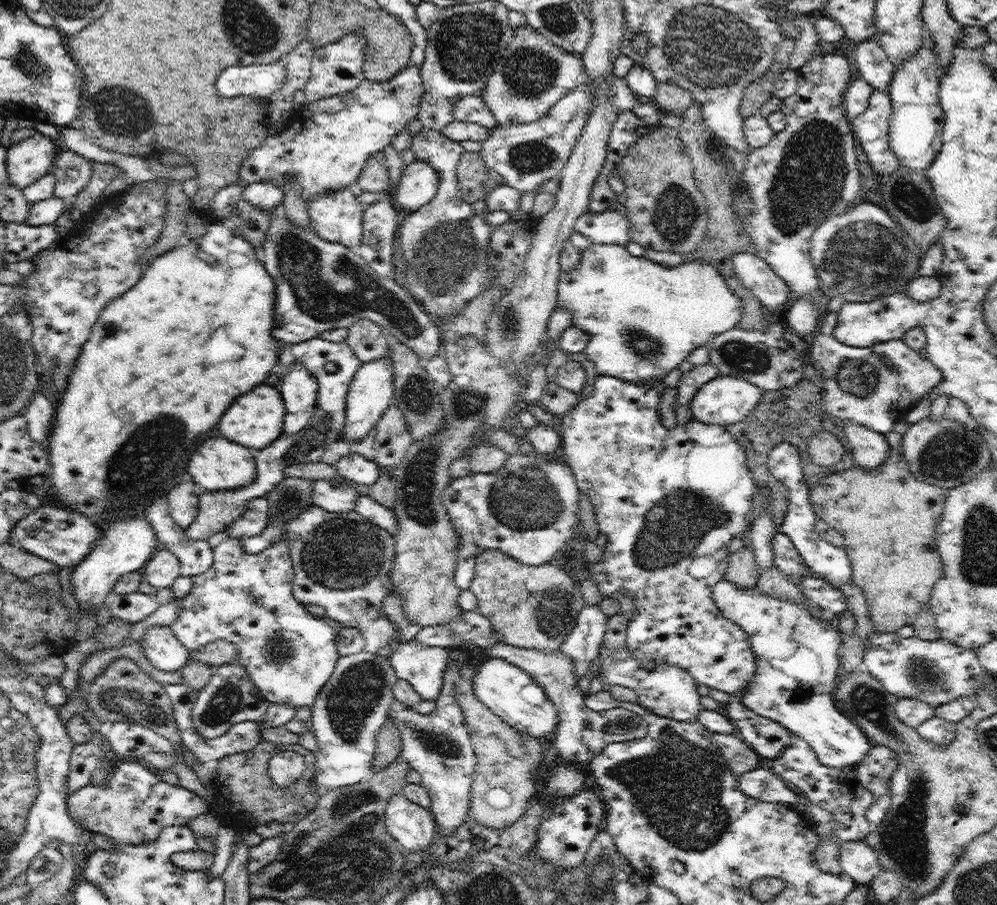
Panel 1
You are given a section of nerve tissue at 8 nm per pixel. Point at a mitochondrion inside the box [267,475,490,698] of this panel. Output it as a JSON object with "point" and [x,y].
{"point":[340,555]}

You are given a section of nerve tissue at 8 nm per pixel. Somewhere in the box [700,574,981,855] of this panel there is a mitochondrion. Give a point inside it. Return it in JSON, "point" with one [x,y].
{"point":[863,699]}

